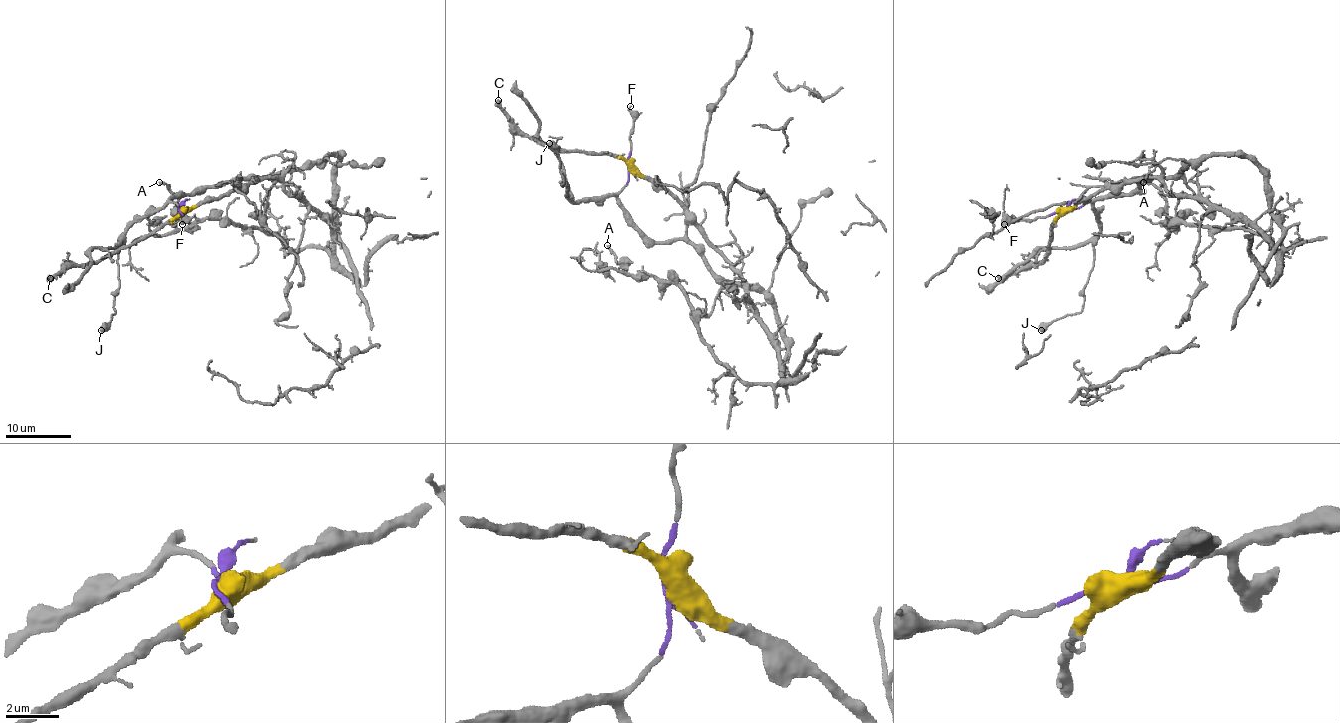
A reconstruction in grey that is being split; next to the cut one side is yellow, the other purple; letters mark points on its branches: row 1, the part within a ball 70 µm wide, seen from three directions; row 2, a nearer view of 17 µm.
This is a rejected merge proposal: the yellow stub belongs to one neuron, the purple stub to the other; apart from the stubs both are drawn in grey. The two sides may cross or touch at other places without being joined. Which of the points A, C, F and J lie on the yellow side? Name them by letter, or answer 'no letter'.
A, C

